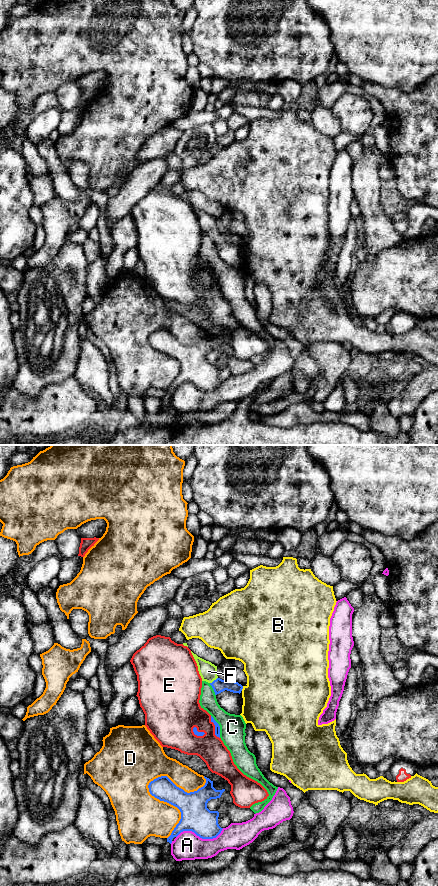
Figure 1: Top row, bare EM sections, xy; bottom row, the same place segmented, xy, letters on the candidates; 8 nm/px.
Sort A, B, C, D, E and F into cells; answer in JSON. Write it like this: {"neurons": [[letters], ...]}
{"neurons": [["A"], ["B"], ["C"], ["D"], ["E"], ["F"]]}

